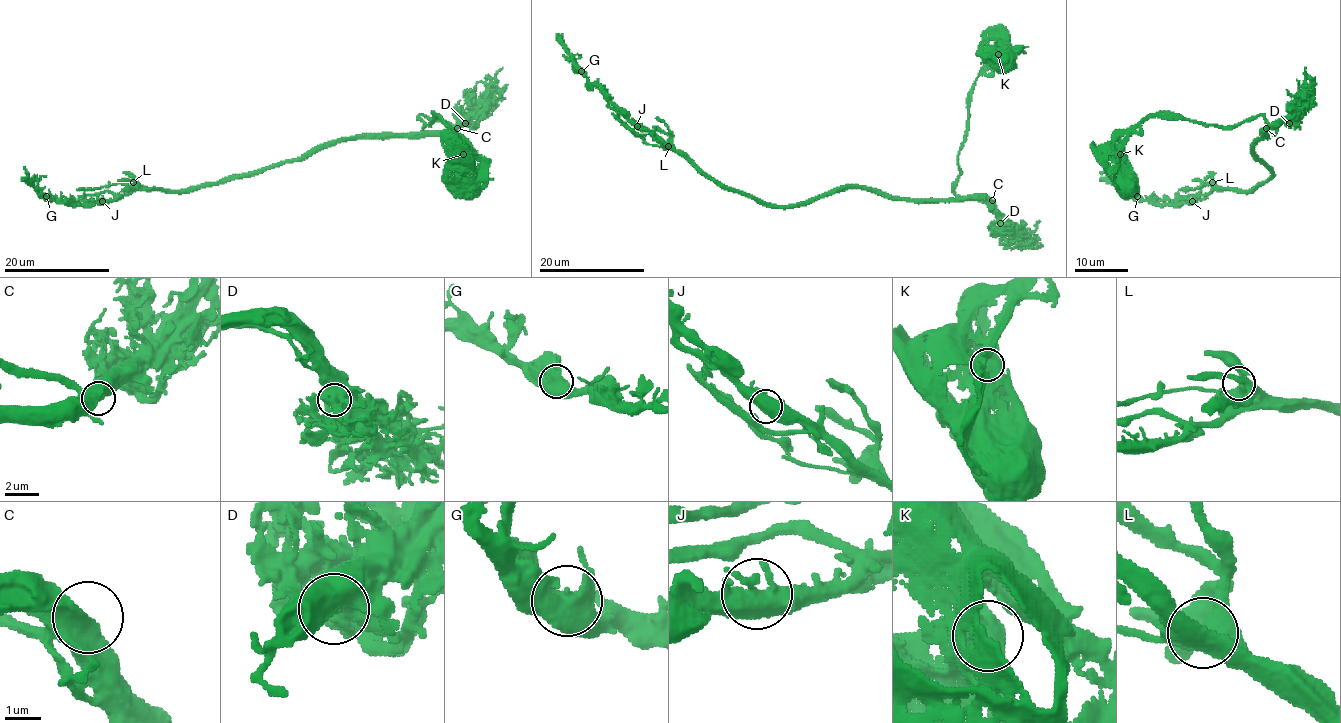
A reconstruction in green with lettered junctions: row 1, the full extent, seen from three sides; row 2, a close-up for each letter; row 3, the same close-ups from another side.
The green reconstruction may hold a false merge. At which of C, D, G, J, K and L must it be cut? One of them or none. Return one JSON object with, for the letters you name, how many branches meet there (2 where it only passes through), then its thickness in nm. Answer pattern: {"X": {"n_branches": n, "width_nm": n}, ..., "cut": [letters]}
{"cut": []}

